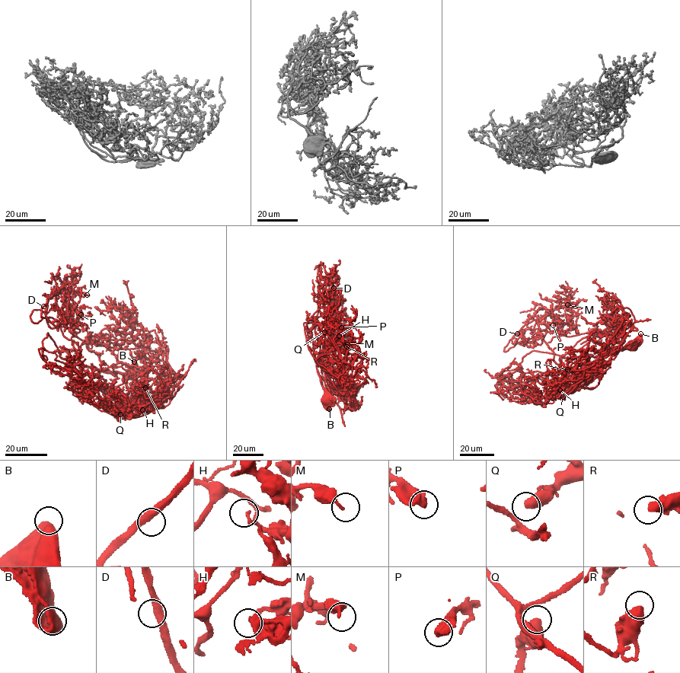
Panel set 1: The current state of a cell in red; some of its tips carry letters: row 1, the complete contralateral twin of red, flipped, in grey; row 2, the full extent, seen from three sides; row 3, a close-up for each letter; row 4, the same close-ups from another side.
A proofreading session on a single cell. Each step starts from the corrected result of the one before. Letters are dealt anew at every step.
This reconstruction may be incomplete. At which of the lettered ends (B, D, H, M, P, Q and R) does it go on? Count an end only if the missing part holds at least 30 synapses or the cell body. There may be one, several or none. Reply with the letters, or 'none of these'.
none of these

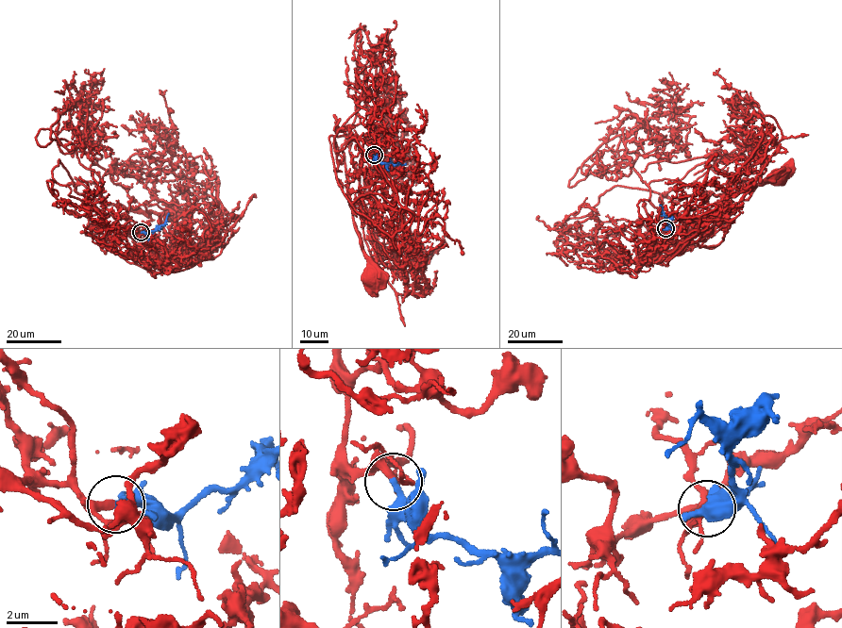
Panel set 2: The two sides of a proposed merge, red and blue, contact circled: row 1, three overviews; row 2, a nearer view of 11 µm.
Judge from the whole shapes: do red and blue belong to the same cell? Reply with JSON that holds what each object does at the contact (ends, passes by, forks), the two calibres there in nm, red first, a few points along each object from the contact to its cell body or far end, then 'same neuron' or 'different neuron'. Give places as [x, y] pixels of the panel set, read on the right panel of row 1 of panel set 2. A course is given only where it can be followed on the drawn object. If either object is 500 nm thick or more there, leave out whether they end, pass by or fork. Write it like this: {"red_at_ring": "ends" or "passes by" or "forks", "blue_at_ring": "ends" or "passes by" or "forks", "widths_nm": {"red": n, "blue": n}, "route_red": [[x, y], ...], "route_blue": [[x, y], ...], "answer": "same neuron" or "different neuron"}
{"red_at_ring": "passes by", "blue_at_ring": "ends", "widths_nm": {"red": 240, "blue": 280}, "route_red": [[665, 228], [653, 234], [654, 255], [643, 222], [591, 213], [599, 195], [621, 186], [673, 201], [779, 181]], "route_blue": [[665, 228], [667, 223], [659, 205]], "answer": "same neuron"}

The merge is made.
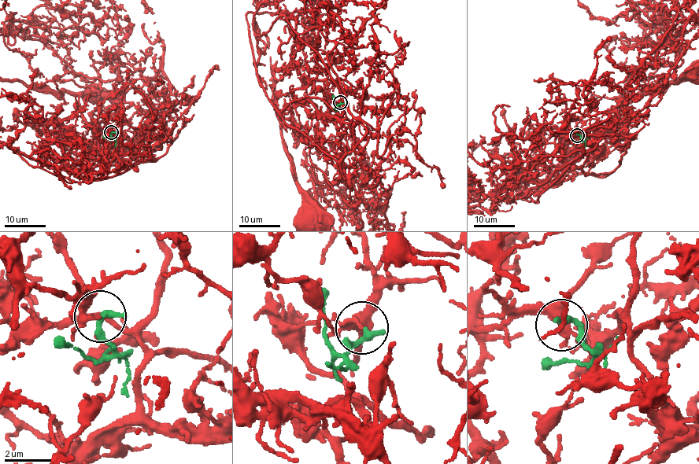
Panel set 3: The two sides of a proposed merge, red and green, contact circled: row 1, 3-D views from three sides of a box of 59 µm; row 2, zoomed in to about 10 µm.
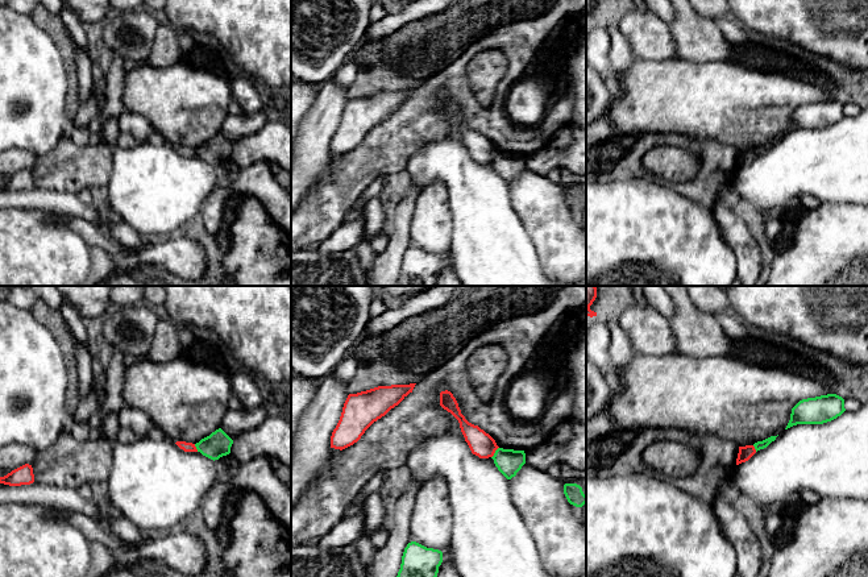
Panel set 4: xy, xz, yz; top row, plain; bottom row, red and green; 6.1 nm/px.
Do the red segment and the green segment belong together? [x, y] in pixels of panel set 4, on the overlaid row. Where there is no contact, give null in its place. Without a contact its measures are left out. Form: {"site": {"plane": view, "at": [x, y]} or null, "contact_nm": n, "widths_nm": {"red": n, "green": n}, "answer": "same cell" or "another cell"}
{"site": {"plane": "xz", "at": [494, 452]}, "contact_nm": 80, "widths_nm": {"red": 150, "green": 160}, "answer": "another cell"}

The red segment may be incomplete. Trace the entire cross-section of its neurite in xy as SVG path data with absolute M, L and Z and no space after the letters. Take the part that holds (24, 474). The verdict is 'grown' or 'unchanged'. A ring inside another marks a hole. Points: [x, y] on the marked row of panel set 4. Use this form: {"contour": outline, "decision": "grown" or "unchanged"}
{"contour": "M25 464L4 477L0 477L0 483L9 486L21 486L30 485L34 482L33 468L29 464Z", "decision": "unchanged"}

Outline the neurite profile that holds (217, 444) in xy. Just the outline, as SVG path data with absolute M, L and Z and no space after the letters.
M216 429L209 436L195 444L198 452L211 460L219 460L231 453L233 440L221 429Z

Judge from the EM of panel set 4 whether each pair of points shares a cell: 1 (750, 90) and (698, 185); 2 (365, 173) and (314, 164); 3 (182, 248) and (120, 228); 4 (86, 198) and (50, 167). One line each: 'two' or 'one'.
1: two
2: two
3: two
4: two

